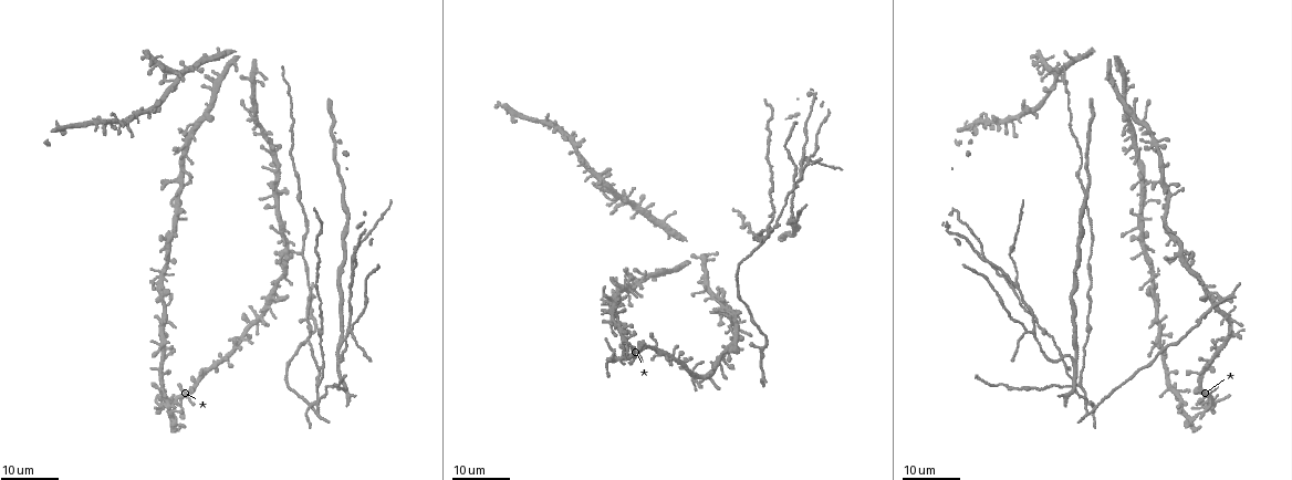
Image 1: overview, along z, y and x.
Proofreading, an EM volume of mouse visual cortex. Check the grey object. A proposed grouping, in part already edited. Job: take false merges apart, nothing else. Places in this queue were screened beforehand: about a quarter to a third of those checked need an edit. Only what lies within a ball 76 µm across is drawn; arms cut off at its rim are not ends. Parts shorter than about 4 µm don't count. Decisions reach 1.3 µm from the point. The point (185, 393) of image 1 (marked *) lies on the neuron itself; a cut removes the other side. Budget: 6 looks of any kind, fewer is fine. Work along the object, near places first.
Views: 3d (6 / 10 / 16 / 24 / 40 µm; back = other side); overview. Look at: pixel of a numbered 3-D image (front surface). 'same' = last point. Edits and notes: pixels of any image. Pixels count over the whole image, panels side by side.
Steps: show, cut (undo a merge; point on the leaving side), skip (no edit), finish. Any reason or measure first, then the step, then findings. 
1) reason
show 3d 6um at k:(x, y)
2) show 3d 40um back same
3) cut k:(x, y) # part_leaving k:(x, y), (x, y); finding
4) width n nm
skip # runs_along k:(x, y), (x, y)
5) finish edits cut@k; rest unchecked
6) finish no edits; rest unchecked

four arms meet
show 3d 24um at 1:(719, 361)

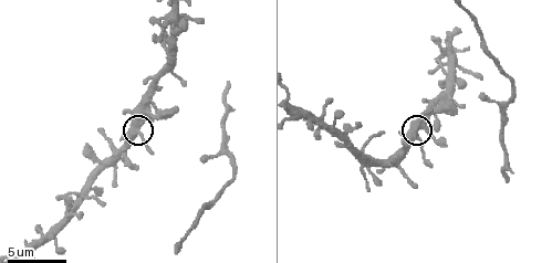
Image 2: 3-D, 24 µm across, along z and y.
show 3d 6um at 2:(418, 129)

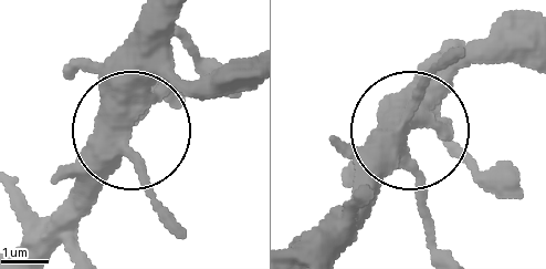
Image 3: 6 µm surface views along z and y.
skip # one neuron here

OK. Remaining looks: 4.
three-way junction
show 3d 16um at 1:(1074, 361)

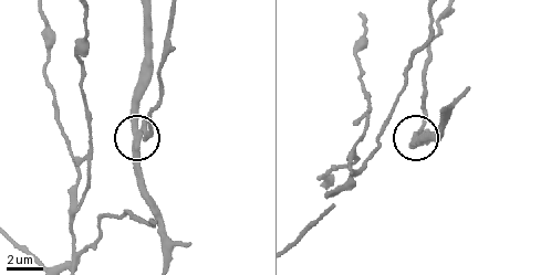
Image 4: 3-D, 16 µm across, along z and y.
zoom in
show 3d 10um at 4:(138, 133)

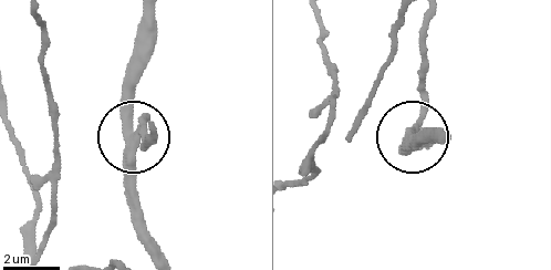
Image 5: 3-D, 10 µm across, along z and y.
from behind
show 3d 10um back at 5:(129, 139)

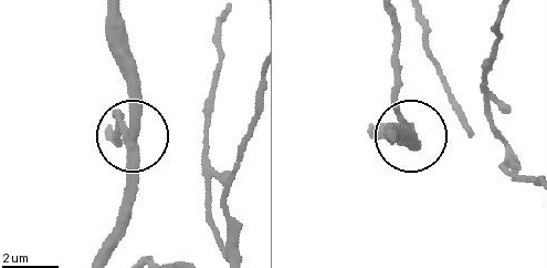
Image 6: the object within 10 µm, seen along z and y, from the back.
arms 3
skip # continuous, no second neuron

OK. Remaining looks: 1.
finish no edits; rest unchecked

